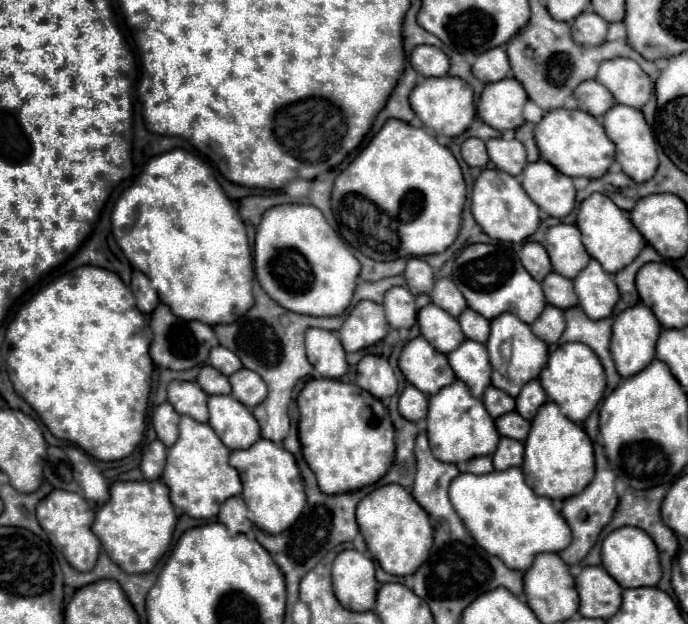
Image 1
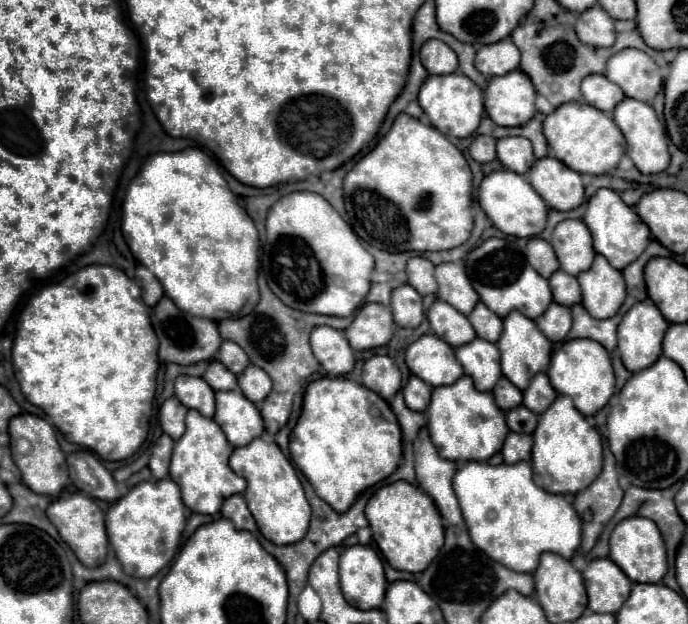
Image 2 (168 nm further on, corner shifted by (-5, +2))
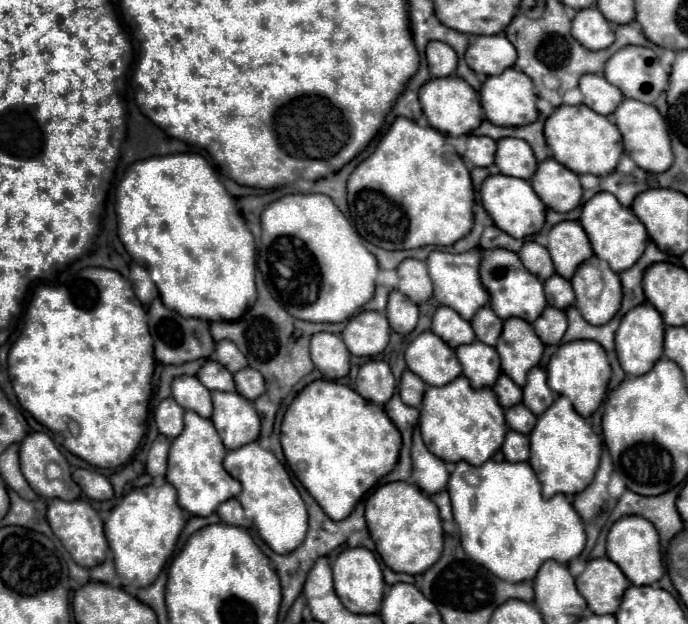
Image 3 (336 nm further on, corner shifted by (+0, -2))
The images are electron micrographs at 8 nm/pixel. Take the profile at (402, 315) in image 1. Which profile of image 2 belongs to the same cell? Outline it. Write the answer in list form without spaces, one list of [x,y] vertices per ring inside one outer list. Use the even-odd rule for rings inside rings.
[[[403,284],[391,292],[391,312],[399,326],[403,328],[417,328],[423,320],[423,304],[419,292]]]

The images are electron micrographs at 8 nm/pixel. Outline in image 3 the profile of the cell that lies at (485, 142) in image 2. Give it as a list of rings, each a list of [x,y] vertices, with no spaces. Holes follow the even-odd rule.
[[[468,136],[468,148],[464,160],[470,166],[492,166],[496,154],[496,142],[488,136]]]

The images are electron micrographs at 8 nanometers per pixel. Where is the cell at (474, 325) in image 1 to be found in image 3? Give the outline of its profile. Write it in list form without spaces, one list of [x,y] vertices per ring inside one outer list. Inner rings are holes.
[[[484,306],[476,312],[476,316],[470,320],[474,332],[476,332],[476,338],[478,340],[484,340],[484,344],[492,344],[496,346],[496,340],[502,332],[502,320],[492,312],[490,306]]]

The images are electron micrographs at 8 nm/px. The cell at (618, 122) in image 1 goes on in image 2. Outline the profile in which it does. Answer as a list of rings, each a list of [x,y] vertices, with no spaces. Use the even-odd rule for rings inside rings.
[[[625,98],[617,108],[613,110],[613,120],[621,128],[625,140],[627,140],[627,156],[633,160],[635,168],[643,174],[657,174],[663,172],[669,166],[669,152],[667,152],[667,132],[663,122],[659,122],[655,110],[639,100]]]

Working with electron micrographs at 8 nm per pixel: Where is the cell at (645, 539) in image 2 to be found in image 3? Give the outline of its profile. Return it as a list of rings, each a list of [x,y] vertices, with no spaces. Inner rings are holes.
[[[624,516],[616,520],[608,532],[608,558],[616,562],[626,578],[634,586],[646,586],[654,584],[662,578],[664,568],[662,568],[662,554],[660,554],[660,542],[658,542],[658,532],[652,528],[652,522],[644,520],[642,516]]]

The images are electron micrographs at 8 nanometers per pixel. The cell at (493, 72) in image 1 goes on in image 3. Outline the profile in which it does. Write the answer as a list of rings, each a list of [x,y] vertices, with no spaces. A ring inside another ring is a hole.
[[[504,34],[476,36],[466,50],[466,64],[484,76],[496,76],[516,62],[516,48]]]

